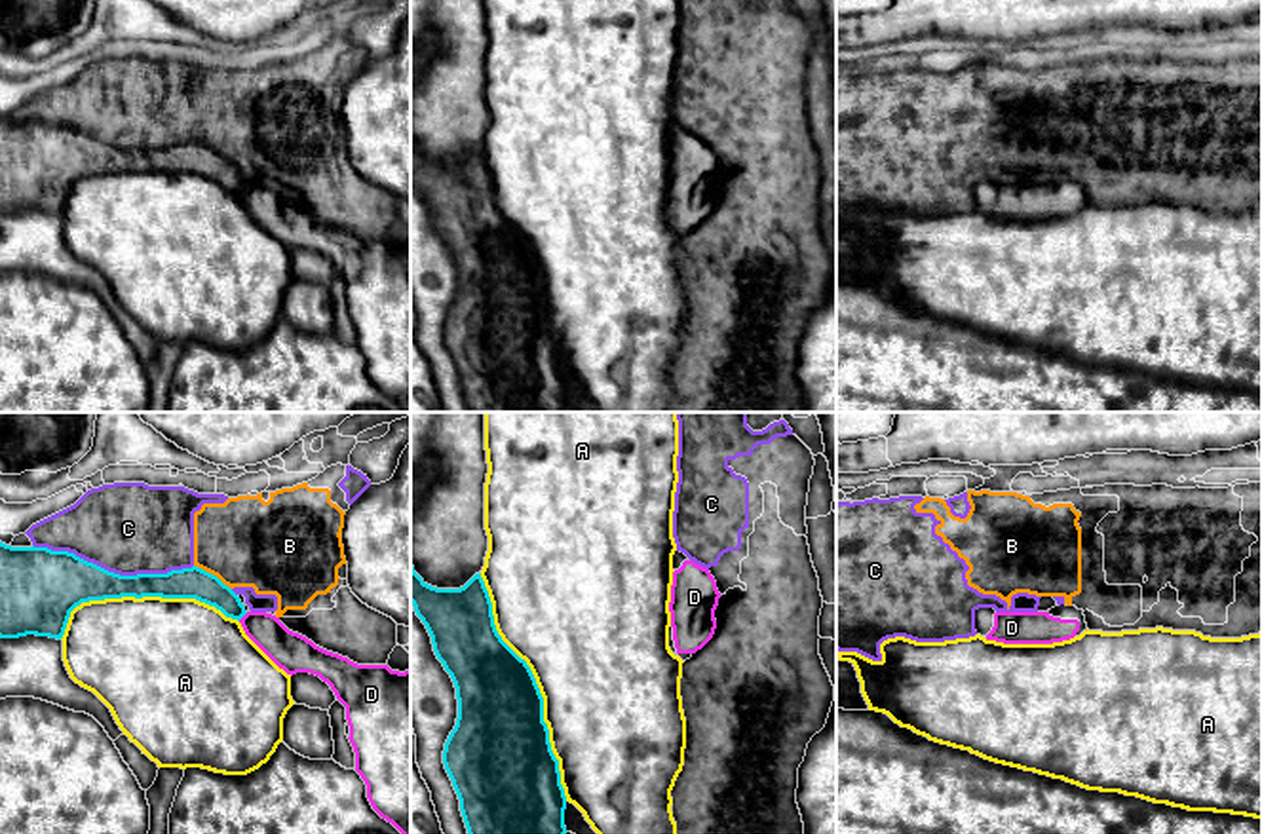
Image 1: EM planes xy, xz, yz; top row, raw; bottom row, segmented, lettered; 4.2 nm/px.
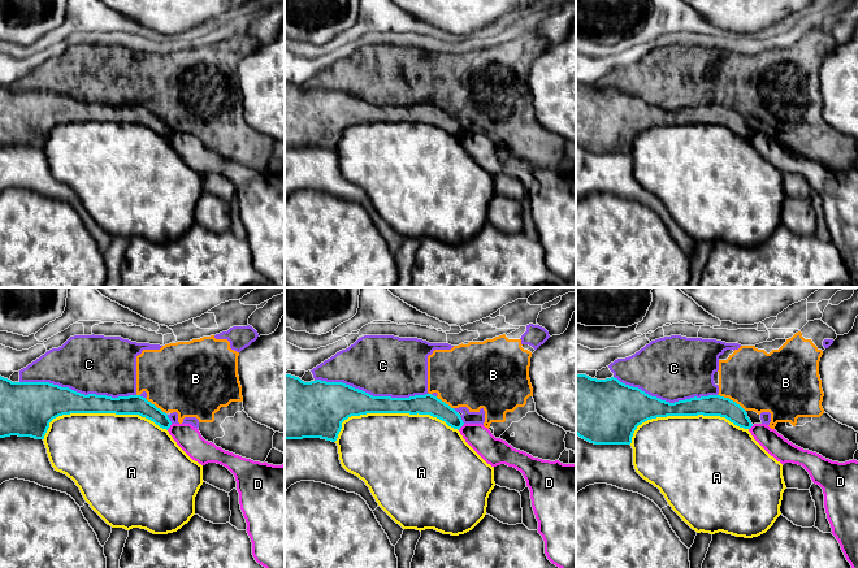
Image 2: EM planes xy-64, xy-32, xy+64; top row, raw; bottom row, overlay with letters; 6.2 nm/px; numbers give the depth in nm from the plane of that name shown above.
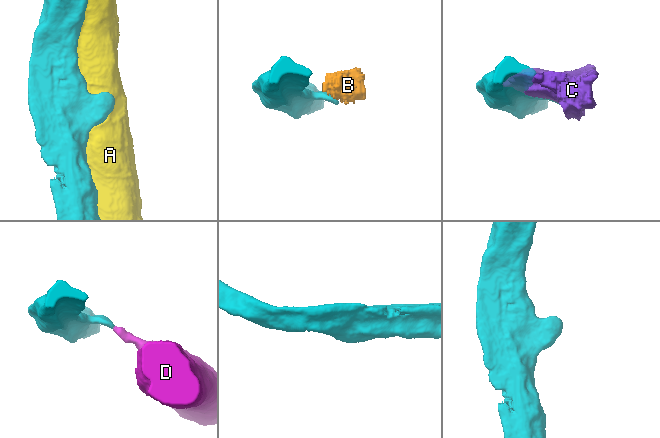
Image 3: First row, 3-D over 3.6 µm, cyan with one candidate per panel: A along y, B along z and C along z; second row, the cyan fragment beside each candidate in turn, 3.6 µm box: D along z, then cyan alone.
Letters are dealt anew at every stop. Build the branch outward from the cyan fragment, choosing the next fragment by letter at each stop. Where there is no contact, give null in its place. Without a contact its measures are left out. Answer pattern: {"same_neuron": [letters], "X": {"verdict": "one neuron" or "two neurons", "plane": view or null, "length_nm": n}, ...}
{"same_neuron": [], "A": {"verdict": "two neurons", "plane": "xz", "length_nm": 1050}, "B": {"verdict": "two neurons", "plane": "xy", "length_nm": 190}, "C": {"verdict": "two neurons", "plane": "xy", "length_nm": 700}, "D": {"verdict": "two neurons", "plane": "xy", "length_nm": 60}}

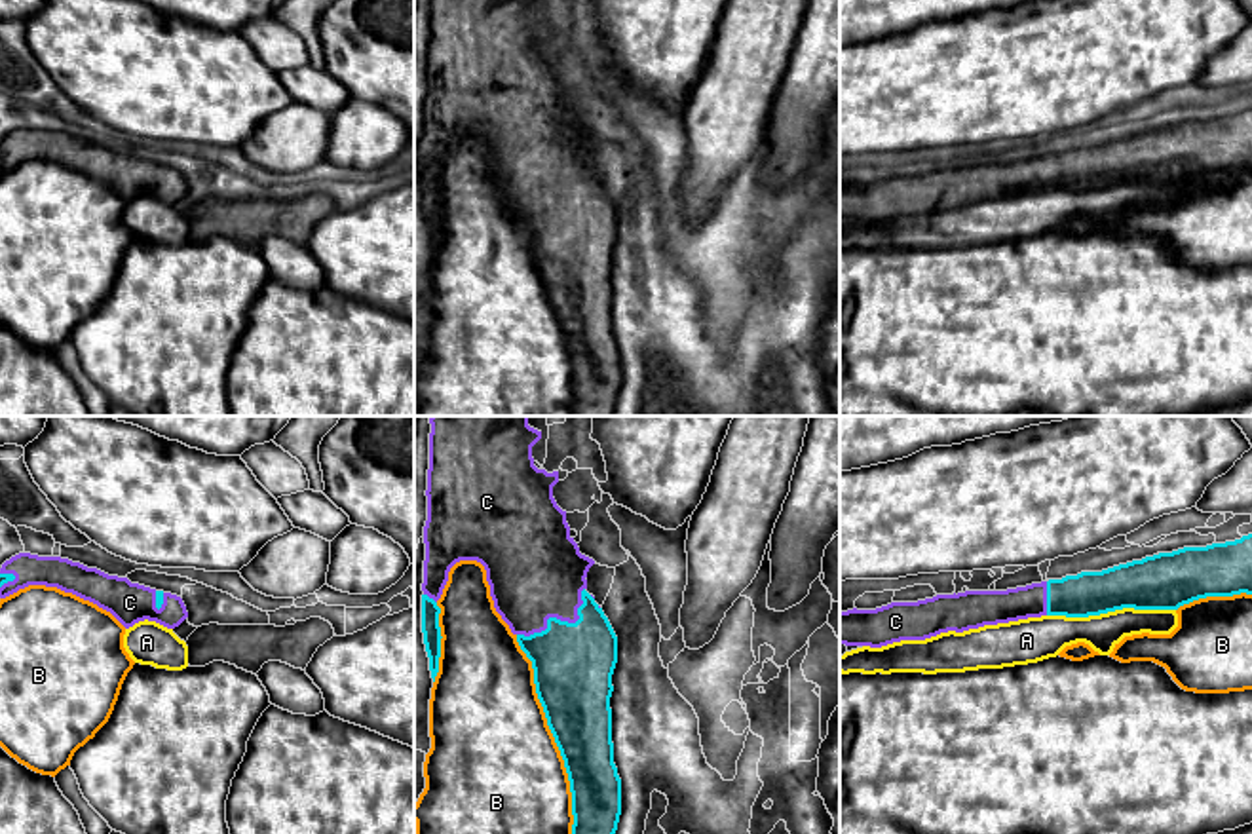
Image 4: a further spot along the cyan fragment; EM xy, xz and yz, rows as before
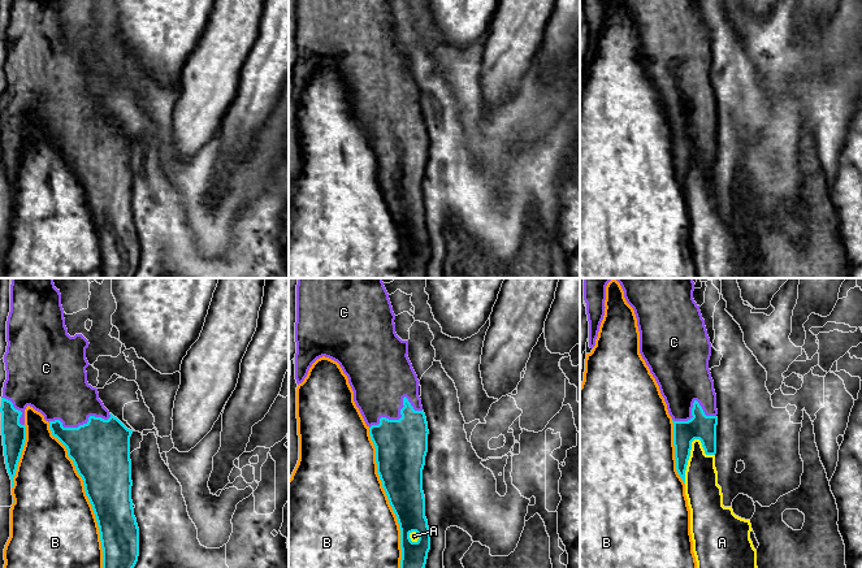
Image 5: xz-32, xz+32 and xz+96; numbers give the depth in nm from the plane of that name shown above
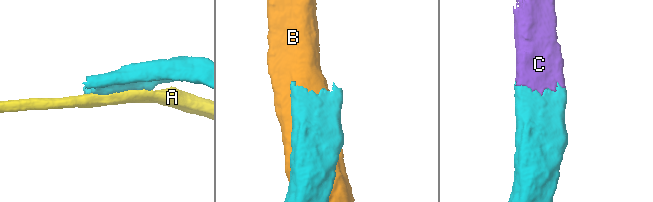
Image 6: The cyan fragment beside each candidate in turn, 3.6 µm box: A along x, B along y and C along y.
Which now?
{"same_neuron": ["C"], "A": {"verdict": "two neurons", "plane": "yz", "length_nm": 550}, "B": {"verdict": "two neurons", "plane": "xz", "length_nm": 850}, "C": {"verdict": "one neuron", "plane": "xz", "length_nm": 360}}

